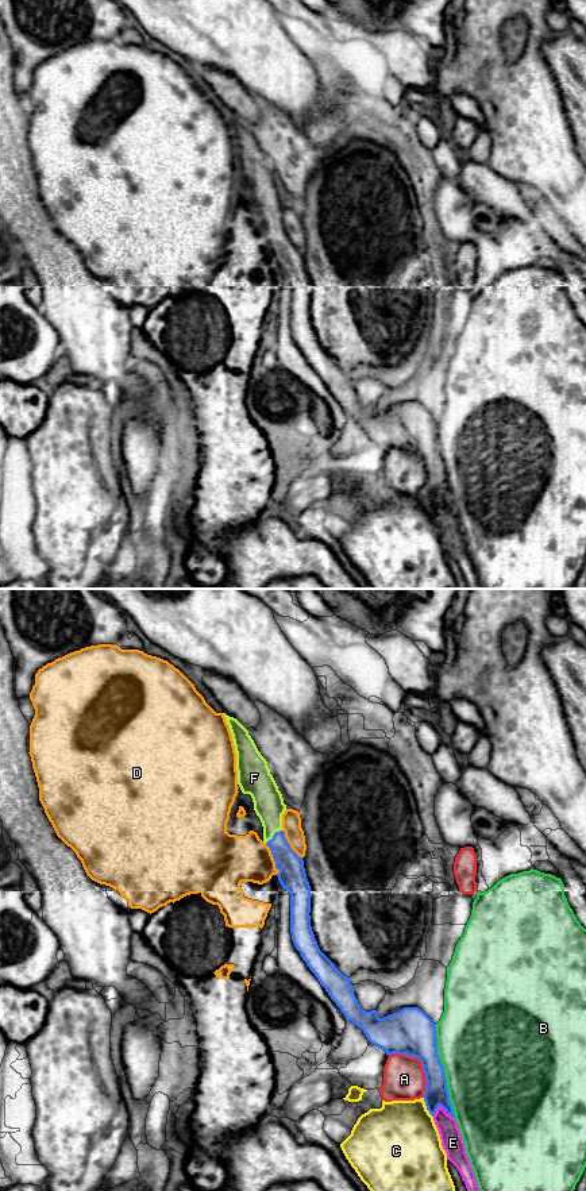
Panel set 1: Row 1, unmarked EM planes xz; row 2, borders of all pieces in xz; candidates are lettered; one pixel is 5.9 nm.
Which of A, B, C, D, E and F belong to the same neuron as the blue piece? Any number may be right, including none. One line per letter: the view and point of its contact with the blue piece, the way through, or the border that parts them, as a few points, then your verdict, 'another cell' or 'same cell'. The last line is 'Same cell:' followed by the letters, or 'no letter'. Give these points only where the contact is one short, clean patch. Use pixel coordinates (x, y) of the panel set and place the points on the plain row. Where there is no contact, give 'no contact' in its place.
A: meets blue in xz at (421, 459); another cell
B: meets blue in xz at (443, 466); another cell
C: meets blue in xz at (427, 503); border along xz (423, 493), (432, 512); another cell
D: meets blue in xz at (273, 253); another cell
E: meets blue in xz at (442, 501); another cell
F: meets blue in xz at (274, 230); runs through xz (292, 268), (274, 230), (268, 195); same cell
Same cell: F

